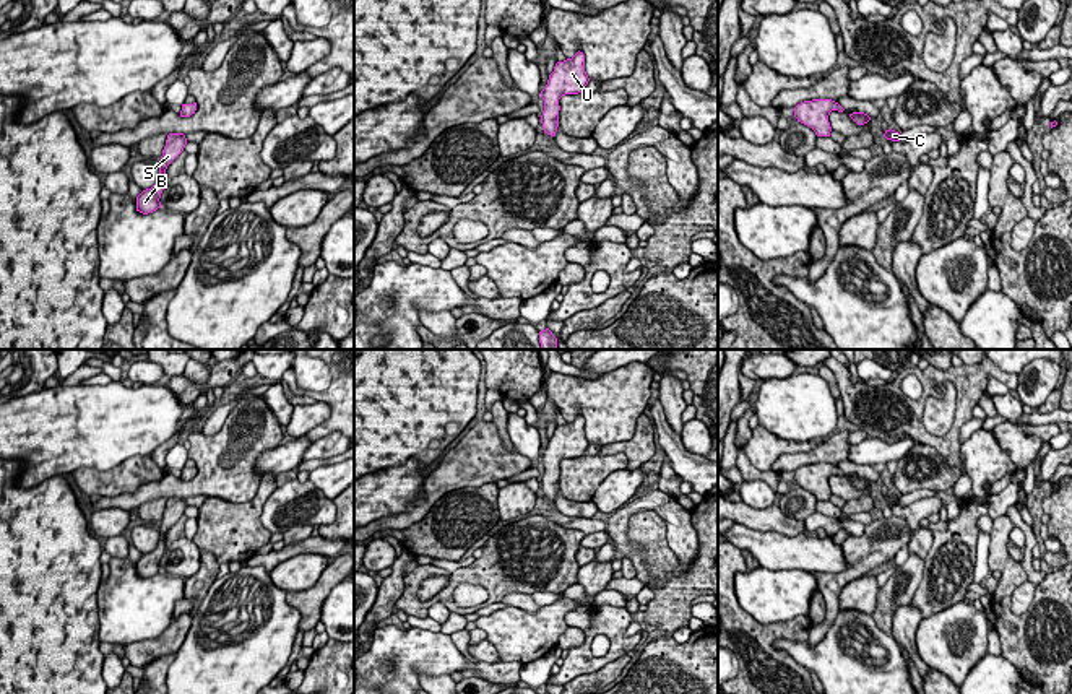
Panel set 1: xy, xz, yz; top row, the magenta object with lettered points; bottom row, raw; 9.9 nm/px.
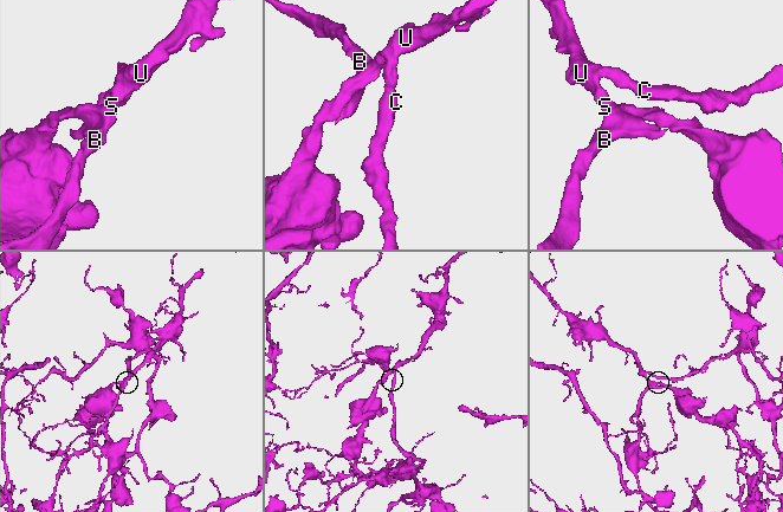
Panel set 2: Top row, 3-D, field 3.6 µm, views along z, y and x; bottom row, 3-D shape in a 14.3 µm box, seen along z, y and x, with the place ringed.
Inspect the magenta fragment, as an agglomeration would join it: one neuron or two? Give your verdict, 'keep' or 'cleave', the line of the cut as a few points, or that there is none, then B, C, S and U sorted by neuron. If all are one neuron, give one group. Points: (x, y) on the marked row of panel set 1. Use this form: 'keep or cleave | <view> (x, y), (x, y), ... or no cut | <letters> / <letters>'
keep | no cut | B C S U

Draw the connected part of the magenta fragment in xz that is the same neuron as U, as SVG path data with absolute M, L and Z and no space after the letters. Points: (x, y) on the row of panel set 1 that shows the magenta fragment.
M578 50L572 59L555 63L546 88L541 91L541 98L544 99L544 111L541 115L544 133L555 137L560 111L559 99L565 94L585 91L588 81L583 52Z

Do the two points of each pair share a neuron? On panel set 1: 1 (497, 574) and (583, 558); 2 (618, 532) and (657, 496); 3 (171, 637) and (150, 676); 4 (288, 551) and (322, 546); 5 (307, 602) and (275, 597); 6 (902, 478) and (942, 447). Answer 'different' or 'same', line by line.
1: different
2: same
3: different
4: same
5: different
6: different

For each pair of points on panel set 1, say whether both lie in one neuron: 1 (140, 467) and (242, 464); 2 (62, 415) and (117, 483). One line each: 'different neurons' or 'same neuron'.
1: different neurons
2: different neurons

